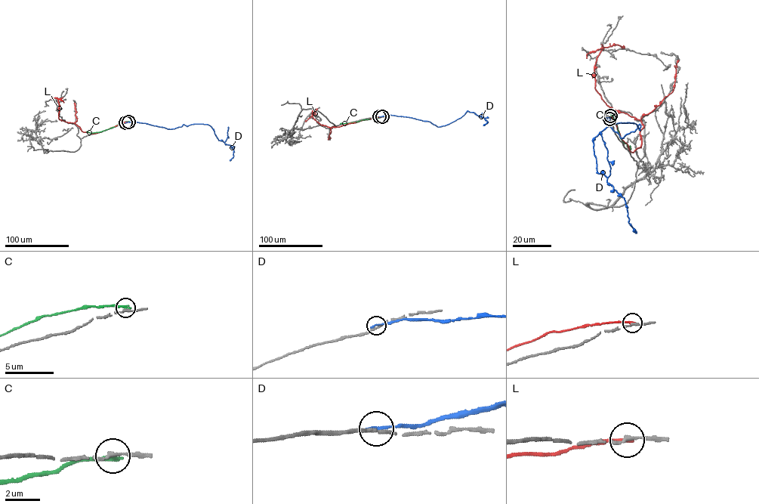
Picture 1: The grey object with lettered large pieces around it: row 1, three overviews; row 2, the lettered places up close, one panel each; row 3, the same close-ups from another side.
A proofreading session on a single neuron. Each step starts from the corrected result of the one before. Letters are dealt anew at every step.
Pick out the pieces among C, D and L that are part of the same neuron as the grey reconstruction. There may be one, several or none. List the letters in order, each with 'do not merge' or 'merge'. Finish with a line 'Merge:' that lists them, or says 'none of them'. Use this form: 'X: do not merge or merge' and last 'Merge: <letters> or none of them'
C: do not merge
D: do not merge
L: do not merge
Merge: none of them

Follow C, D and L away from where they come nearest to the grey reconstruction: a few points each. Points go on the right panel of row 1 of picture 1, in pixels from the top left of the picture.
C: (610, 115), (616, 124), (620, 137), (630, 149), (630, 147)
D: (609, 119), (621, 138), (640, 124), (613, 124), (593, 140), (597, 171), (624, 198), (637, 233)
L: (610, 115), (630, 152), (640, 147), (641, 121), (612, 109), (596, 90), (600, 51), (624, 47)

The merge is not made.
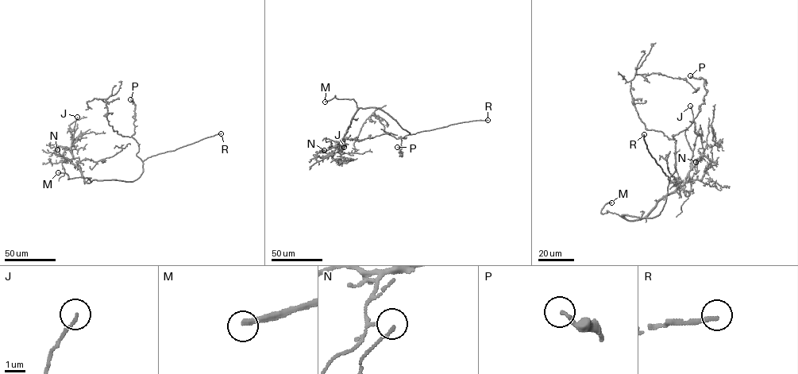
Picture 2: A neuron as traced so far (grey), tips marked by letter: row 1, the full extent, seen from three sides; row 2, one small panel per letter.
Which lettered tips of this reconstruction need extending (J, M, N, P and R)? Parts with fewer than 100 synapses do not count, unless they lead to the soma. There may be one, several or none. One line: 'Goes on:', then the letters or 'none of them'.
Goes on: M, R

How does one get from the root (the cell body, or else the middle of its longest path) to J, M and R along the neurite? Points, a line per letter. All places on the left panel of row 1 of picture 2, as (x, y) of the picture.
J: (138, 178), (132, 181), (85, 182), (79, 169), (71, 162), (73, 135), (71, 131), (77, 117)
M: (138, 178), (132, 181), (93, 179), (90, 182), (86, 177), (67, 179), (66, 174), (58, 172)
R: (138, 178), (143, 171), (143, 162), (147, 158), (221, 133)

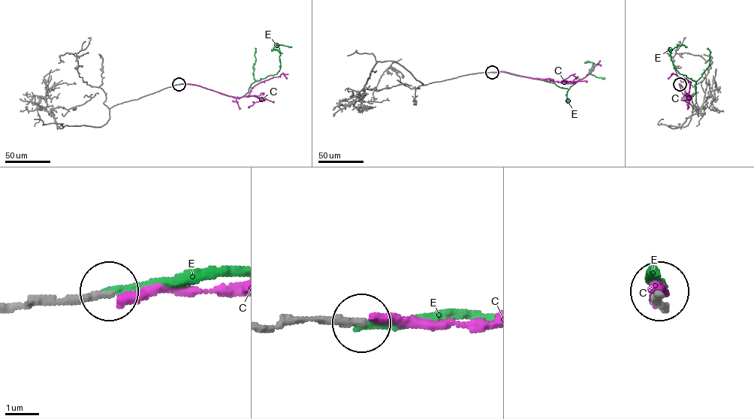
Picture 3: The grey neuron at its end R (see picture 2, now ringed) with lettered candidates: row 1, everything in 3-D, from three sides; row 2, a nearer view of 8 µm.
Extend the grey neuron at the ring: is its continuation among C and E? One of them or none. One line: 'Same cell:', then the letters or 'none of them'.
Same cell: E

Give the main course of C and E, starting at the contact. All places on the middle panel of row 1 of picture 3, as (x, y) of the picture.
C: (493, 72), (504, 71), (549, 81), (573, 83), (589, 73), (599, 60)
E: (492, 72), (502, 71), (541, 79), (568, 88), (589, 73), (593, 63), (589, 72), (604, 79)

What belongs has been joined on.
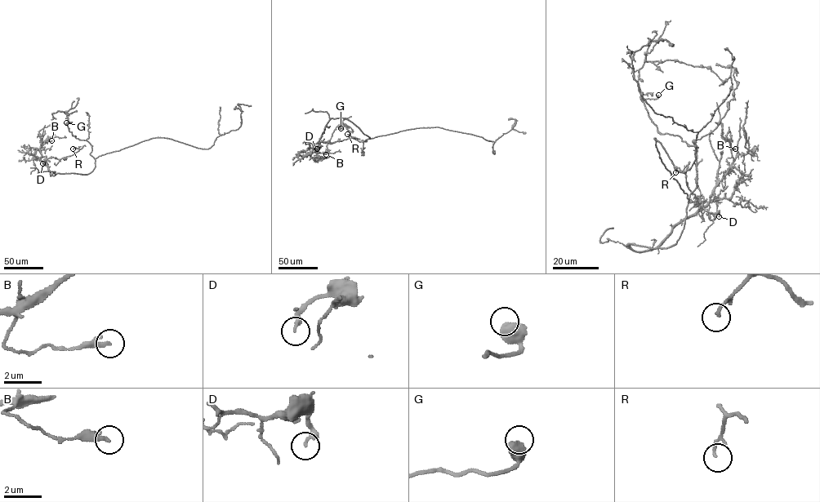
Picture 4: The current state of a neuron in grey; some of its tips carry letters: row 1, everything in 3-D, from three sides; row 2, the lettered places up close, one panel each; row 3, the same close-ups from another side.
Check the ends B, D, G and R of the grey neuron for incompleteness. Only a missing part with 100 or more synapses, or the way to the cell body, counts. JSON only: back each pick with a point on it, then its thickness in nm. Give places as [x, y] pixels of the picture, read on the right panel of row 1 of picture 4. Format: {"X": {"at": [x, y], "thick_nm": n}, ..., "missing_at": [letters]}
{"missing_at": []}

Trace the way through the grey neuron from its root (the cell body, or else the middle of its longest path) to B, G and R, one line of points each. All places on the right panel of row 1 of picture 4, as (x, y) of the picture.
B: (665, 166), (687, 194), (684, 228), (672, 246), (626, 246), (635, 250), (655, 248), (706, 204), (735, 148)
G: (665, 166), (687, 194), (688, 202), (697, 184), (697, 147), (657, 130), (643, 100), (658, 95)
R: (665, 166), (687, 194), (684, 228), (672, 246), (635, 250), (697, 210), (675, 172)

